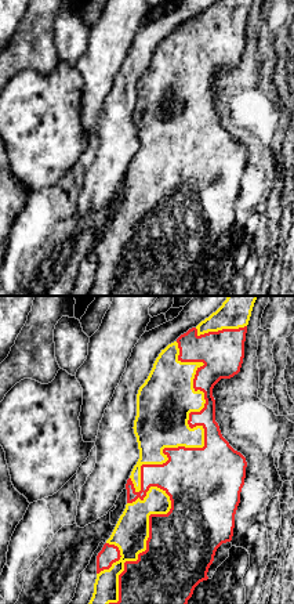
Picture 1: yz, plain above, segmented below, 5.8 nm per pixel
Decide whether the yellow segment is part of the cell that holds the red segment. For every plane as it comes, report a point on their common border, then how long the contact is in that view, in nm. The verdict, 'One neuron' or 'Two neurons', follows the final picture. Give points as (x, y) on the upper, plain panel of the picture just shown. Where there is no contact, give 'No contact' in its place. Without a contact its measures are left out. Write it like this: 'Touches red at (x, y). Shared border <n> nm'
Touches red at (199, 115). Shared border 900 nm

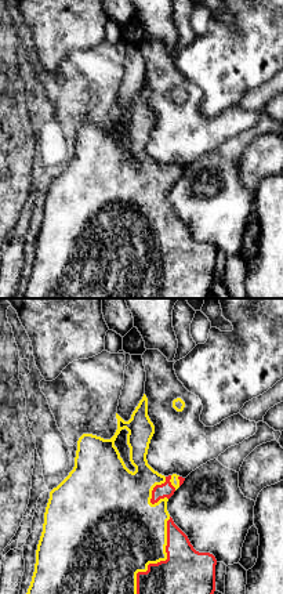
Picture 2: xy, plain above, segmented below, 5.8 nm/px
Touches red at (153, 254). Shared border 600 nm

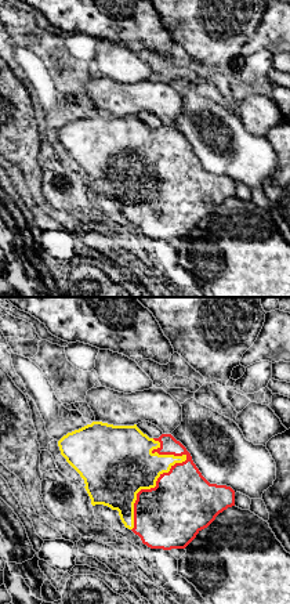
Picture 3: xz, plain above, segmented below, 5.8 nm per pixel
Touches red at (163, 163). Shared border 550 nm

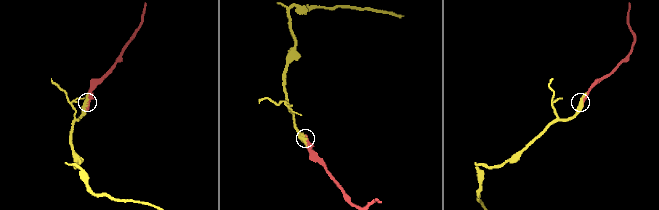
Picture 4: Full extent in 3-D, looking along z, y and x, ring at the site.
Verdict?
One neuron

